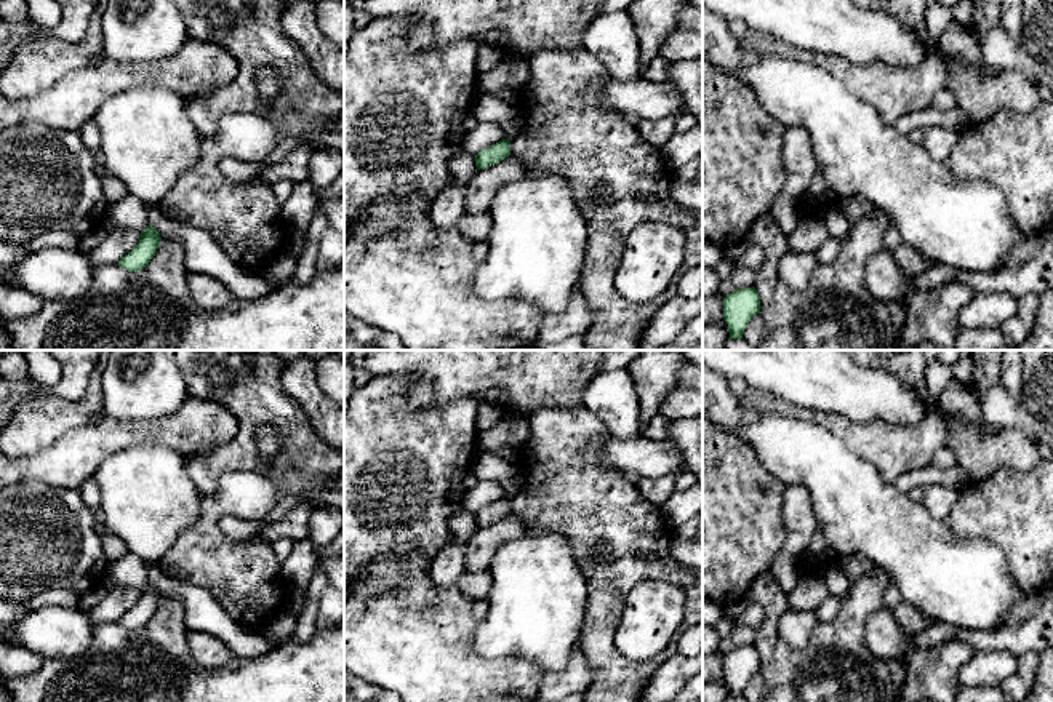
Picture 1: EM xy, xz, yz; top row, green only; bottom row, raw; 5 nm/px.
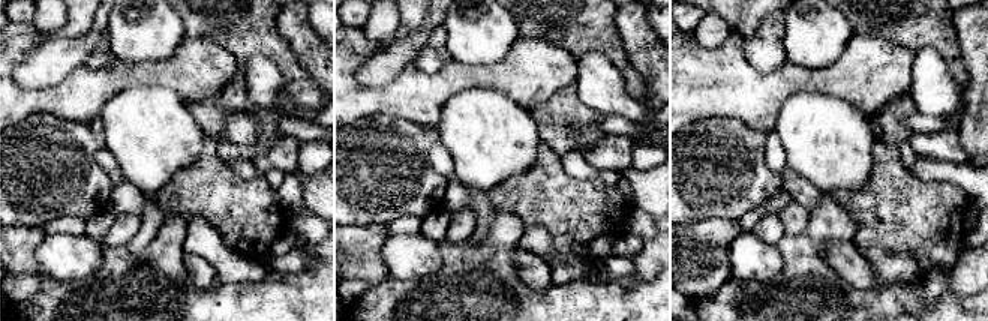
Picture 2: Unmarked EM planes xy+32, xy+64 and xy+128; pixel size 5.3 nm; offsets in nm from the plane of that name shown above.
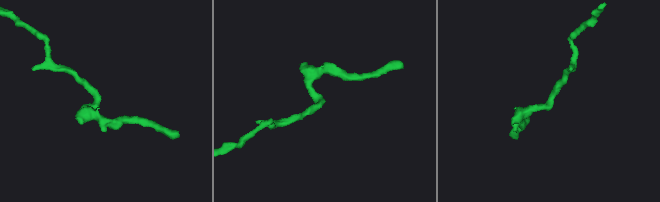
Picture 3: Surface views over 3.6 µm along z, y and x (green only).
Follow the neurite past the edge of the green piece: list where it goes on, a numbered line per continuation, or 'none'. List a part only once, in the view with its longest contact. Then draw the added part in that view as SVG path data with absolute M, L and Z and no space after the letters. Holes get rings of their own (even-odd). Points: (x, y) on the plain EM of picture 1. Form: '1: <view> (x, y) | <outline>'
none

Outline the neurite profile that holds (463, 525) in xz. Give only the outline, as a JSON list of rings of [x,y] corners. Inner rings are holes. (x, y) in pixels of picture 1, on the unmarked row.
[[[464,507],[448,520],[451,532],[461,540],[467,540],[478,529],[475,525],[475,513],[466,510]]]

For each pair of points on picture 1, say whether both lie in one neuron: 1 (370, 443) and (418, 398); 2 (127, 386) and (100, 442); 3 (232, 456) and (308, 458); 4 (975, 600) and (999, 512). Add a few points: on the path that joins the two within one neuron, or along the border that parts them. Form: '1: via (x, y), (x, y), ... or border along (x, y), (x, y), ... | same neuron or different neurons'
1: border along (386, 376), (404, 381), (415, 411), (445, 405) | different neurons
2: border along (106, 414), (116, 419), (148, 422) | different neurons
3: via (252, 461), (269, 469), (288, 469) | same neuron
4: border along (954, 533), (996, 542), (1005, 552), (1012, 573) | different neurons

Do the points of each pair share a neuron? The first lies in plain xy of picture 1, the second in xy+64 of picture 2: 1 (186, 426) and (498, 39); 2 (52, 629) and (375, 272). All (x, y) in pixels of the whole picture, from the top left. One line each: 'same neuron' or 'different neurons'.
1: different neurons
2: different neurons

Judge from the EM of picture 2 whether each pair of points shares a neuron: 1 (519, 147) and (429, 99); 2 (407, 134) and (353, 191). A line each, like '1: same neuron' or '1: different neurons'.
1: different neurons
2: same neuron

